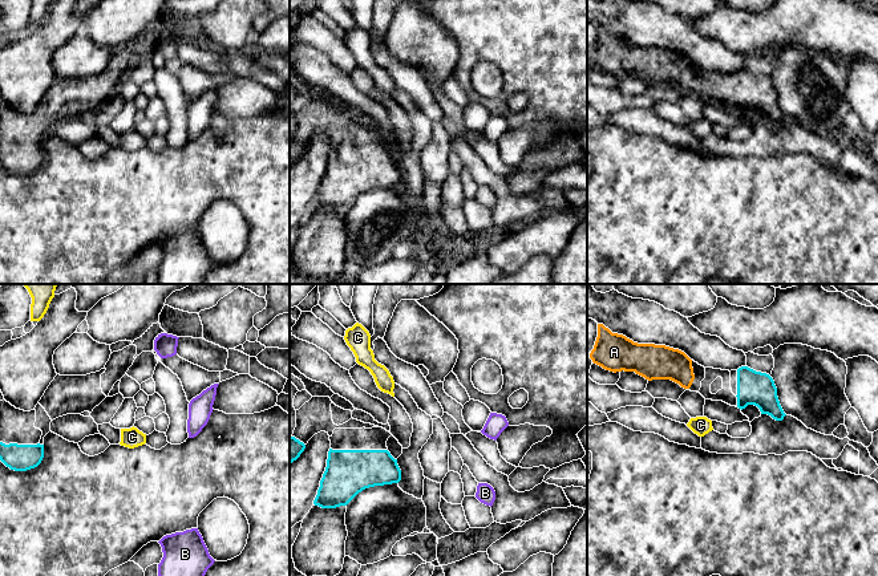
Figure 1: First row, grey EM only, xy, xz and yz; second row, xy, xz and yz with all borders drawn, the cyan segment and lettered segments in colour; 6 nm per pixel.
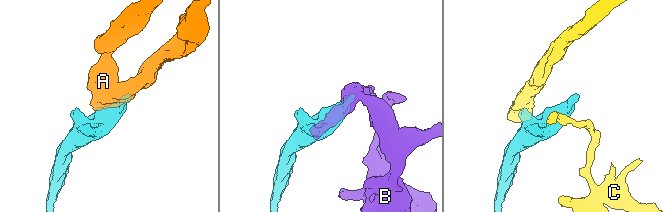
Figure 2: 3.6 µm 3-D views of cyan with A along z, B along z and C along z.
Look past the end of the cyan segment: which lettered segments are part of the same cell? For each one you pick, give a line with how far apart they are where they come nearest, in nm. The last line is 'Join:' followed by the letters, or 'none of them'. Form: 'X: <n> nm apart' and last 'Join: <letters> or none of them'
A: 260 nm apart
Join: A

